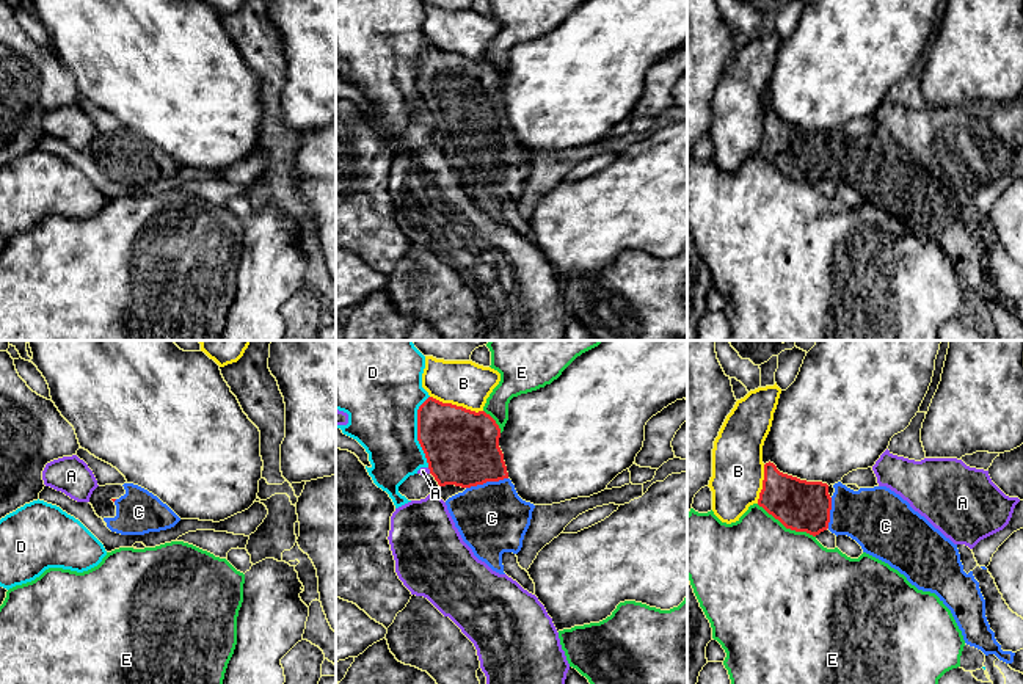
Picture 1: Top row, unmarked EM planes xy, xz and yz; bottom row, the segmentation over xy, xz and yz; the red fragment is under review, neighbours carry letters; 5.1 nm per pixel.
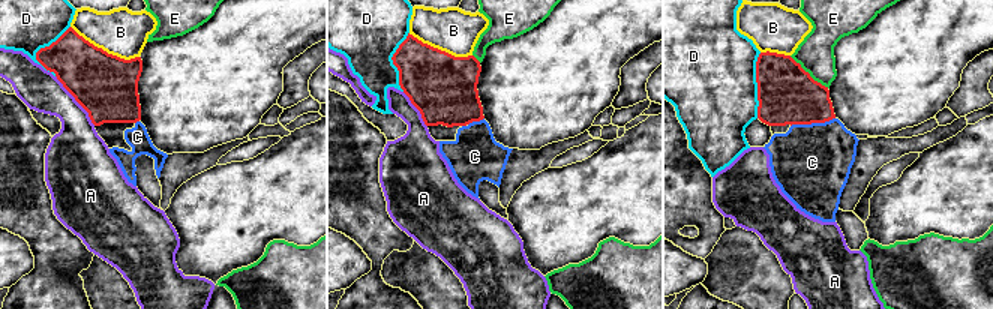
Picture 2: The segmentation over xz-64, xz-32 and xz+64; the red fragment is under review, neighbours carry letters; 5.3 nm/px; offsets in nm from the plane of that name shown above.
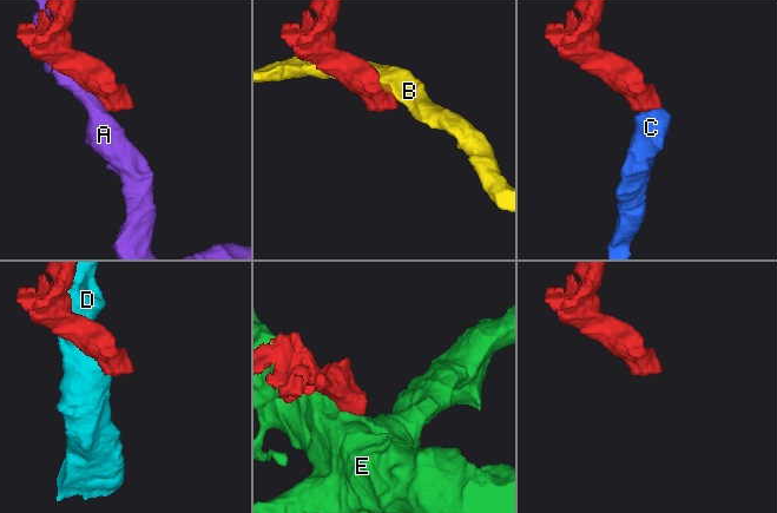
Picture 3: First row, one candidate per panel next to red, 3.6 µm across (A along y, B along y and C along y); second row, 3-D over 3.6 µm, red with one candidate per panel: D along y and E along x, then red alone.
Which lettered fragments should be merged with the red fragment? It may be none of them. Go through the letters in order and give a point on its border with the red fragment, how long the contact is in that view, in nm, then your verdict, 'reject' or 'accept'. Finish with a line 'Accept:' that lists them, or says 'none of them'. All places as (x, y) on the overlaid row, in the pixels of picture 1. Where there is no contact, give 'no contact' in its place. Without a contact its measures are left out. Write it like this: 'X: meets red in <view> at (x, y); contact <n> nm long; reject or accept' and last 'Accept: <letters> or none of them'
A: meets red in xz at (430, 471); contact 40 nm long; reject
B: meets red in xz at (455, 405); contact 280 nm long; reject
C: meets red in xz at (487, 480); contact 220 nm long; accept
D: meets red in xz at (418, 432); contact 360 nm long; reject
E: meets red in yz at (786, 527); contact 340 nm long; reject
Accept: C

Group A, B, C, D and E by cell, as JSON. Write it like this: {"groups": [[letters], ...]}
{"groups": [["A"], ["B"], ["C"], ["D"], ["E"]]}

